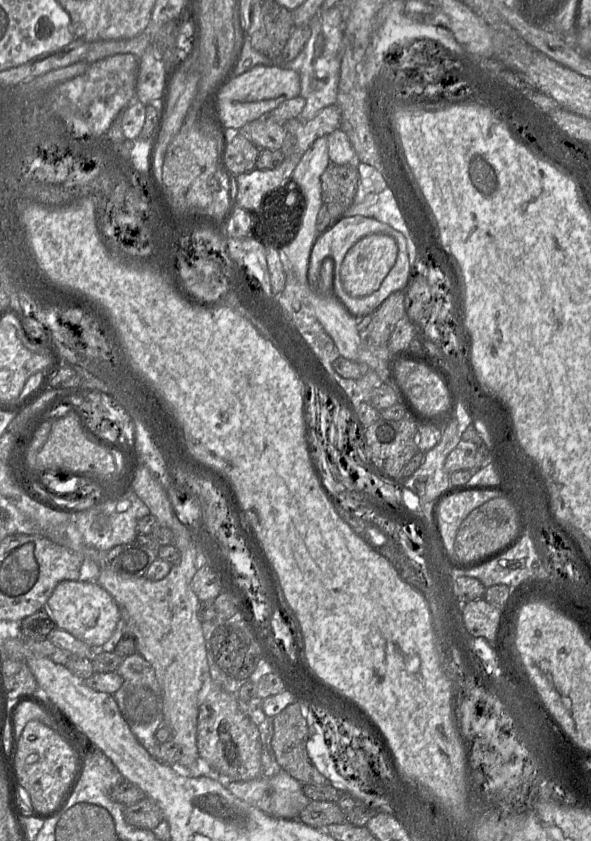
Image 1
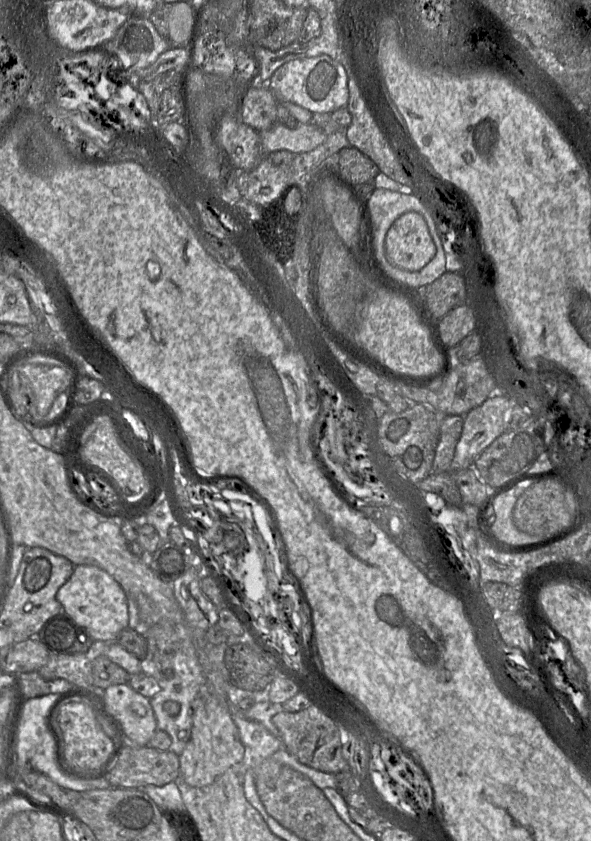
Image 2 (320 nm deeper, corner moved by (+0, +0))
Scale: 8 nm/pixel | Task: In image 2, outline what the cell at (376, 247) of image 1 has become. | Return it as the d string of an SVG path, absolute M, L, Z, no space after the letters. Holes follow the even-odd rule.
M405 212L390 226L385 237L388 261L405 271L417 272L436 254L427 223L417 212Z

